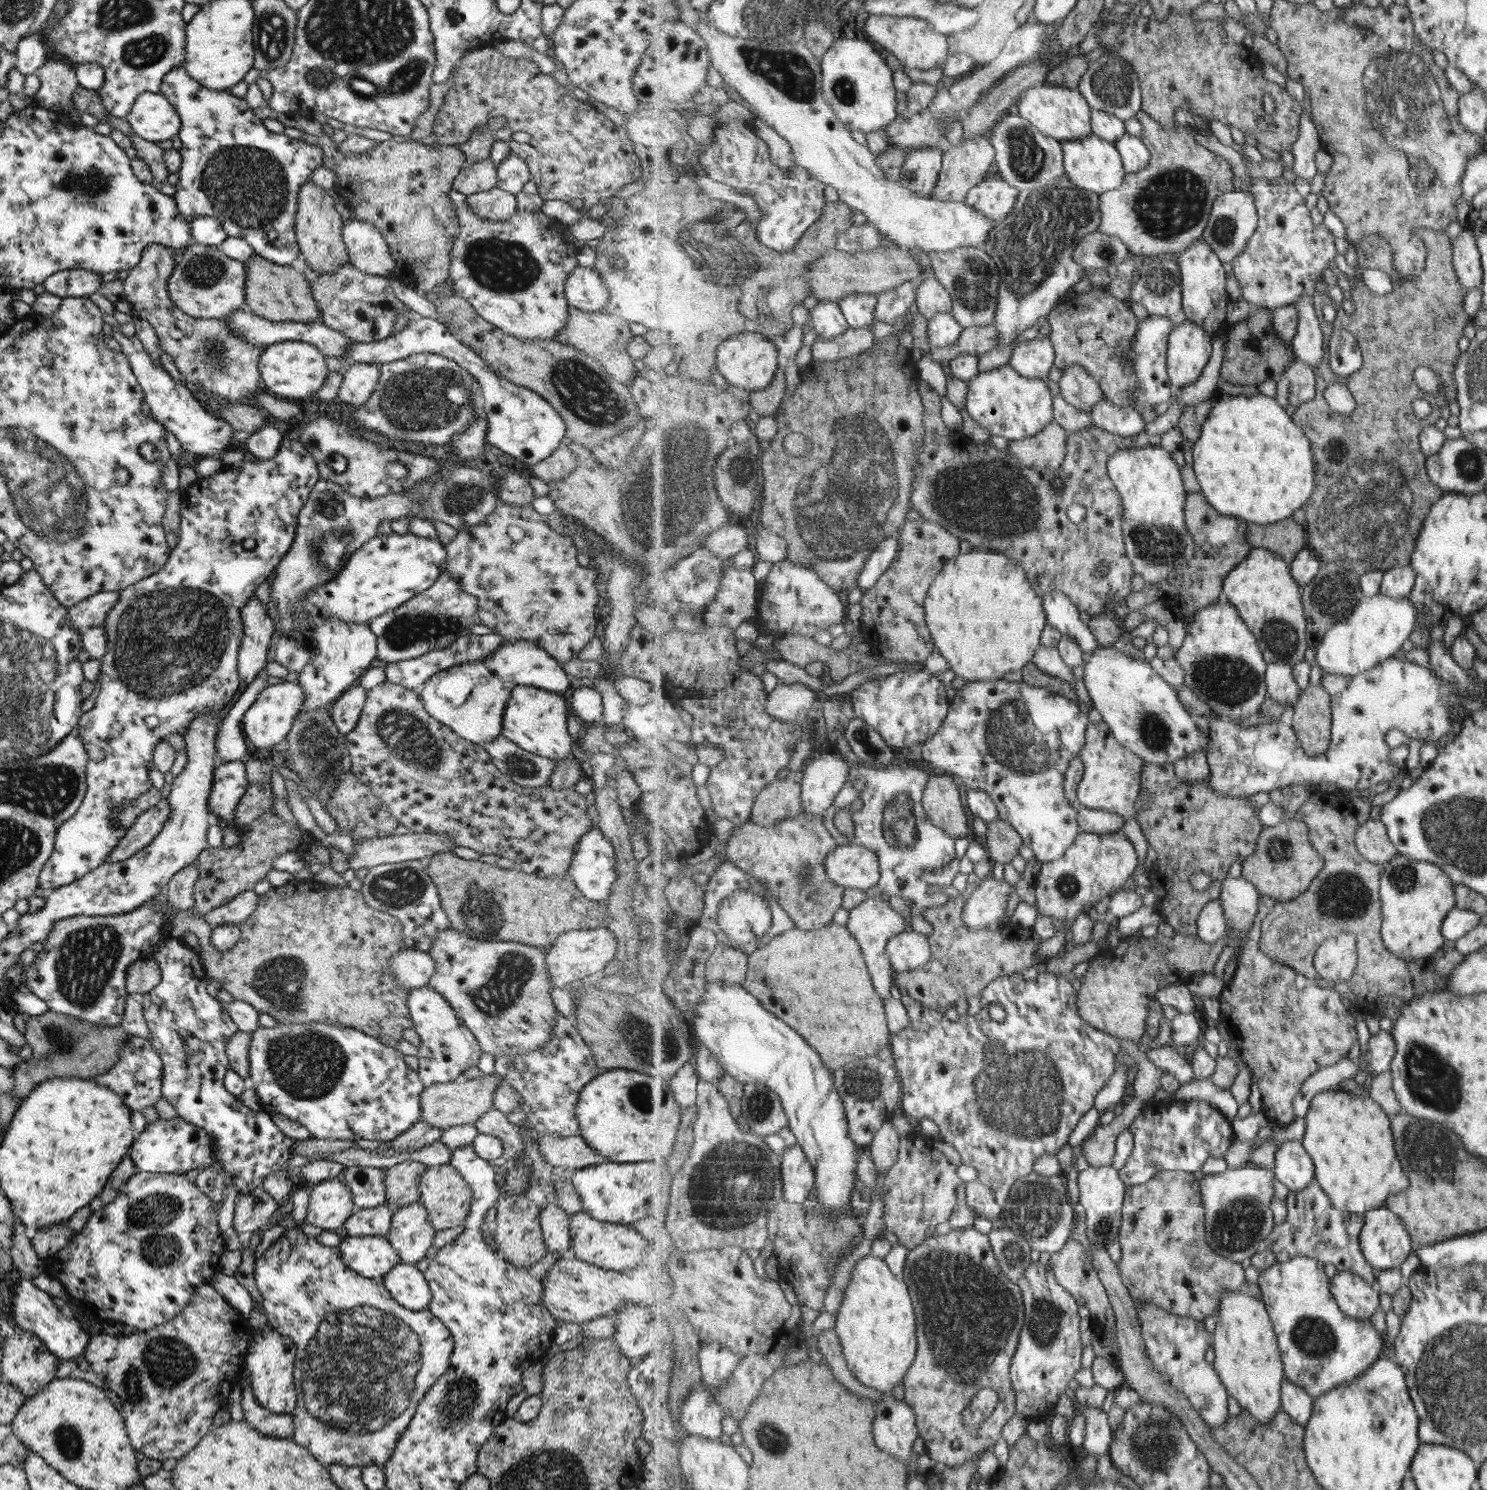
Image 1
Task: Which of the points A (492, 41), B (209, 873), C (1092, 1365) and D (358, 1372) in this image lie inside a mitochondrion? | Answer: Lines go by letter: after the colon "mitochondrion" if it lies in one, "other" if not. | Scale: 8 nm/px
A: other
B: other
C: other
D: mitochondrion

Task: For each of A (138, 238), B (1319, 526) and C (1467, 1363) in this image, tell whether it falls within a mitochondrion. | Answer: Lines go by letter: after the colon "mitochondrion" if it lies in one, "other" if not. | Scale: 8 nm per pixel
A: other
B: mitochondrion
C: mitochondrion

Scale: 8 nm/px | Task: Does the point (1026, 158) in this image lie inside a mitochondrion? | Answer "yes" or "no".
yes

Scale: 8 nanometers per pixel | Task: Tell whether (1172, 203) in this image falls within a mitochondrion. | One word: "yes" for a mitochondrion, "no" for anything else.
yes

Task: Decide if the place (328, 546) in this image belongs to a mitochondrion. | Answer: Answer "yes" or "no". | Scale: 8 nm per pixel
yes

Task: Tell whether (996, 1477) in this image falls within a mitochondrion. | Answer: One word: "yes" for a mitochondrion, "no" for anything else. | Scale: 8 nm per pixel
no

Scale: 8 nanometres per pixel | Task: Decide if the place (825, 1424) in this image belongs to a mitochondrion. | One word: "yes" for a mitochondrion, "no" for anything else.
no

